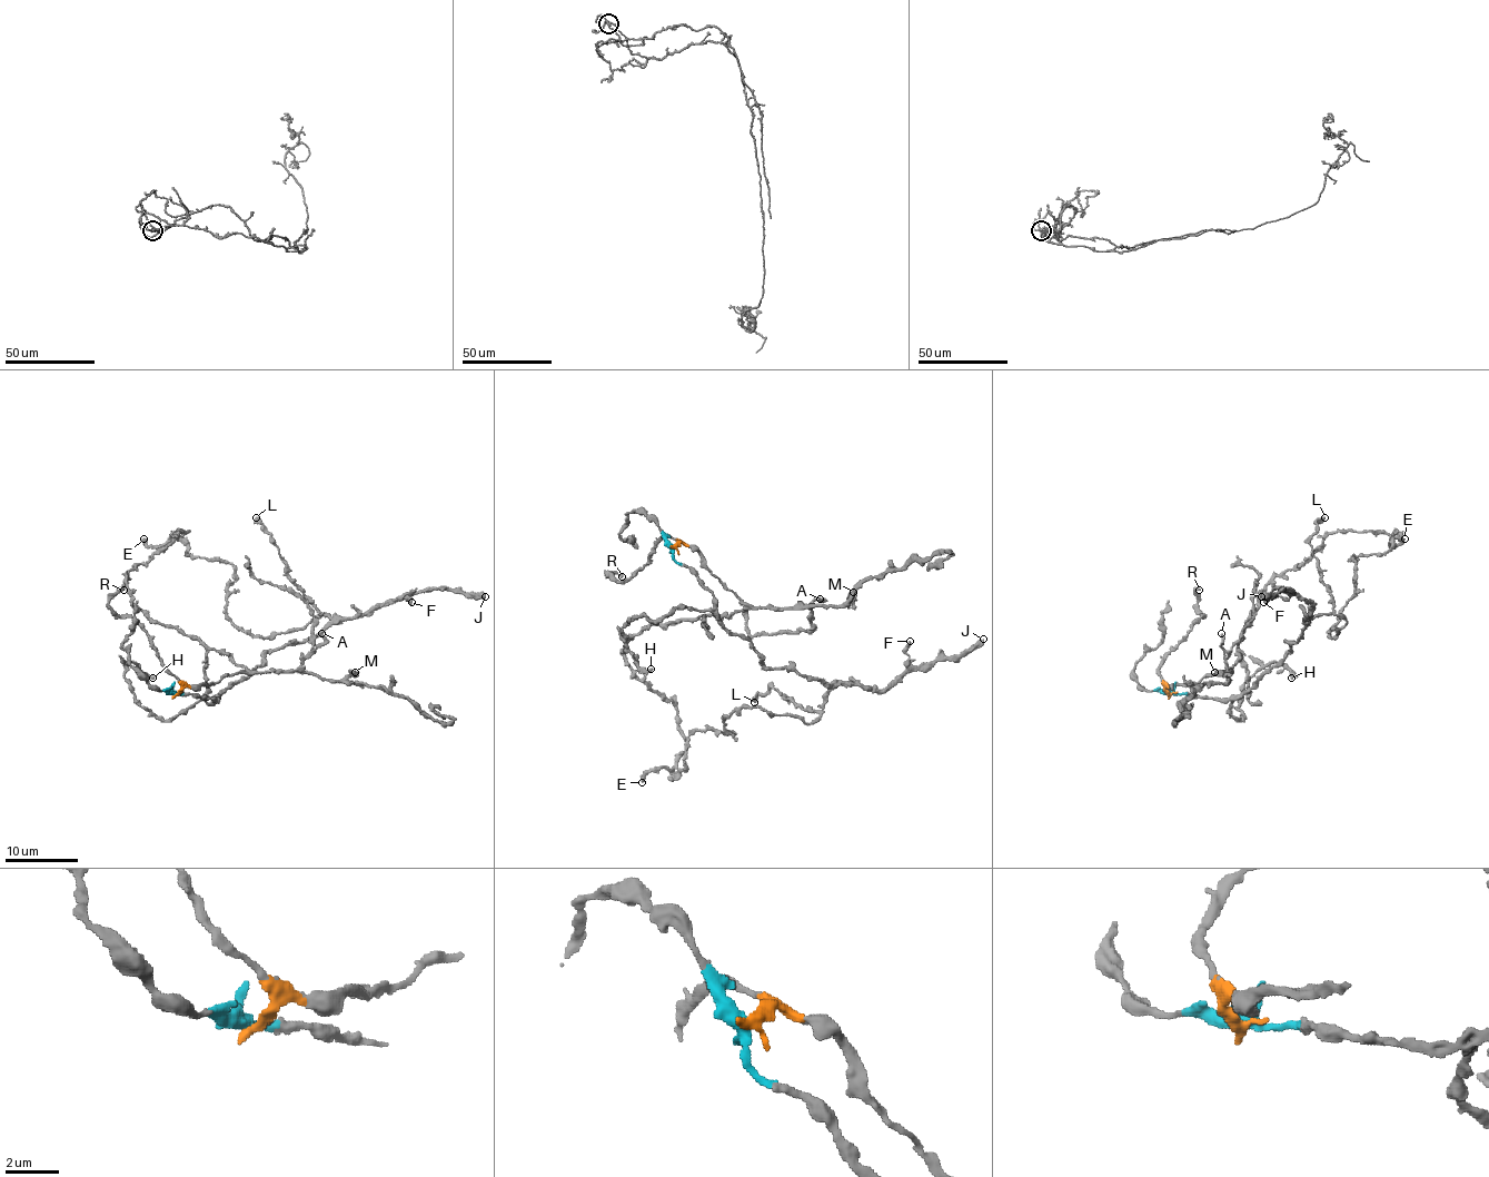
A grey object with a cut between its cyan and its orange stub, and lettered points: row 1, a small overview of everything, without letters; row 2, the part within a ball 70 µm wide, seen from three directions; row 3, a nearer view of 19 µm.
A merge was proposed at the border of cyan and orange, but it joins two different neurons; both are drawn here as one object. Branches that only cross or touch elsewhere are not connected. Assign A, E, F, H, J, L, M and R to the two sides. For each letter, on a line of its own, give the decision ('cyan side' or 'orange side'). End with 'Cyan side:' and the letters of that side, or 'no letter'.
A: orange side
E: orange side
F: cyan side
H: cyan side
J: cyan side
L: cyan side
M: orange side
R: orange side
Cyan side: F, H, J, L

